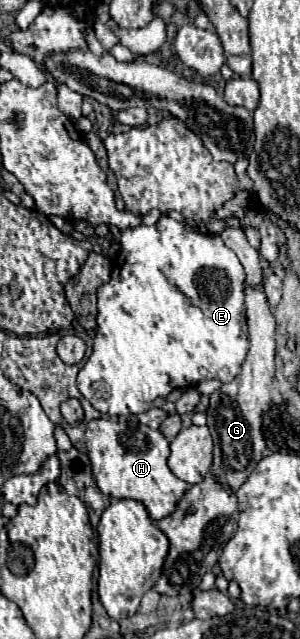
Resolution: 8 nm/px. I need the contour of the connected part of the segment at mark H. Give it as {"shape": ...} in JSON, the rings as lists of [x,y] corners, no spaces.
{"shape":[[[99,418],[89,422],[85,440],[99,490],[113,498],[131,498],[143,502],[149,516],[157,522],[171,516],[177,502],[191,488],[185,480],[177,478],[169,470],[169,442],[159,430],[139,422],[111,422]]]}

